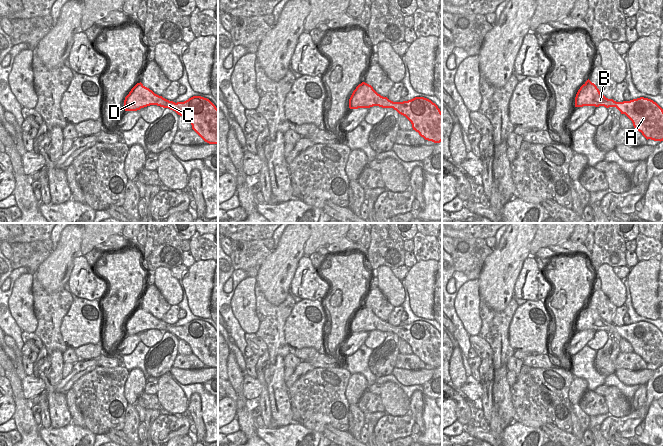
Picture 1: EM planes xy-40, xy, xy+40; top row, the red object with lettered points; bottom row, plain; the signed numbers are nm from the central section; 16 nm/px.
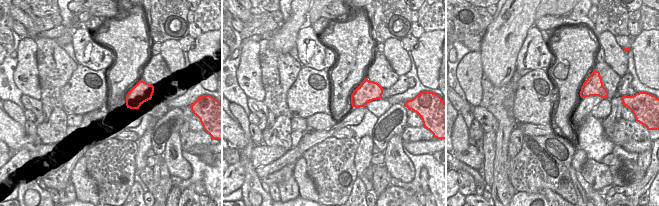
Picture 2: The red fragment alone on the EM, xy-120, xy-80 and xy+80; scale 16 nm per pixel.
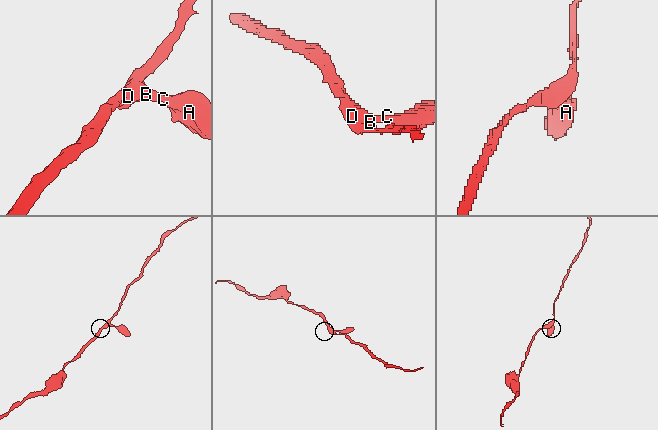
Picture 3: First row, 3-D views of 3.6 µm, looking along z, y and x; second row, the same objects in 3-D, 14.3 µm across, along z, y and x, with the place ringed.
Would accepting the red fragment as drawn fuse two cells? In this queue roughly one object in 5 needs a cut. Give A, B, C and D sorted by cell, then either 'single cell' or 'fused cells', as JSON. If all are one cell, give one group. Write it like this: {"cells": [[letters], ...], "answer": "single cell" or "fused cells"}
{"cells": [["A", "B", "C", "D"]], "answer": "single cell"}

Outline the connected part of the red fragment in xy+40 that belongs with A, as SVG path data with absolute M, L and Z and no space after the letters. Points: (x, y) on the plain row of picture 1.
M588 303L575 321L575 331L583 330L616 331L647 364L663 365L663 333L651 323L640 321L616 326L601 318L597 310Z

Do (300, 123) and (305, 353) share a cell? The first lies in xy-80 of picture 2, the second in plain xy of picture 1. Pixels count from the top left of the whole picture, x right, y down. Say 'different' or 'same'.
different

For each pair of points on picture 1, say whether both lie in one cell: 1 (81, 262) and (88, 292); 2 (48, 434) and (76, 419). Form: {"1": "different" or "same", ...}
{"1": "same", "2": "different"}

